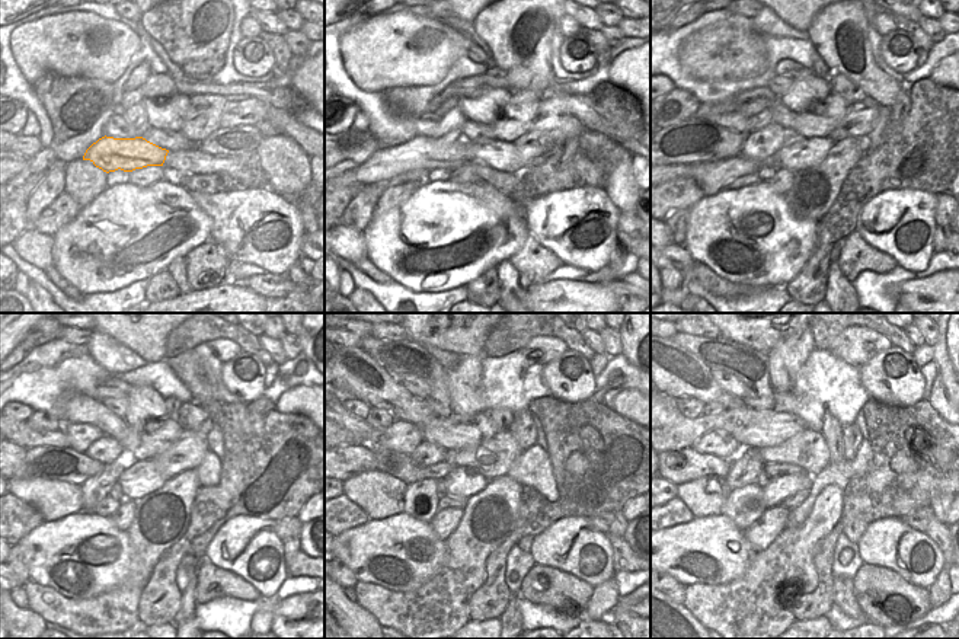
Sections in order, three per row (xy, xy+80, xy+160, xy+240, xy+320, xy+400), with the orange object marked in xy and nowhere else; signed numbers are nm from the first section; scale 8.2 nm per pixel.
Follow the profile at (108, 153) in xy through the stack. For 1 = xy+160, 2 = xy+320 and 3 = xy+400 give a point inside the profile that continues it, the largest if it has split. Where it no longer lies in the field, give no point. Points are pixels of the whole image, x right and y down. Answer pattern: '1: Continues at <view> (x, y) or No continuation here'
1: Continues at xy+160 (680, 171)
2: No continuation here
3: No continuation here.

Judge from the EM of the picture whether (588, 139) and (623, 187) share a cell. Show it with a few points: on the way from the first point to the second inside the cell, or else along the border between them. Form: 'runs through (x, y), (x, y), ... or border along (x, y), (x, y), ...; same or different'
runs through (600, 150), (619, 169), (619, 175); same

